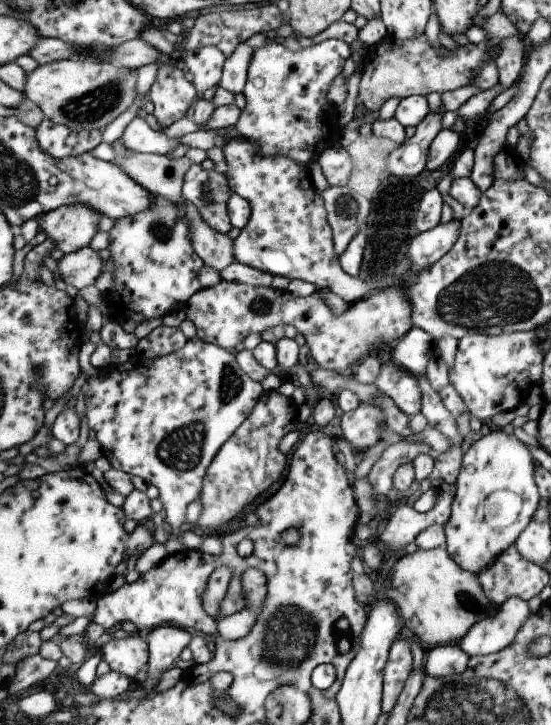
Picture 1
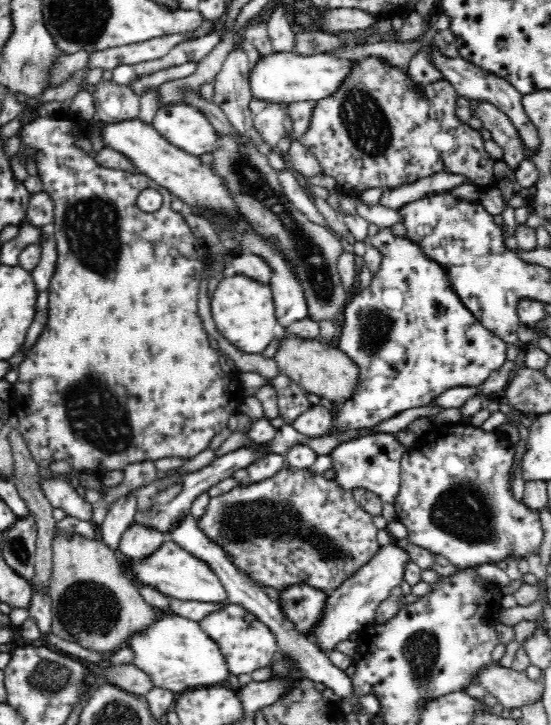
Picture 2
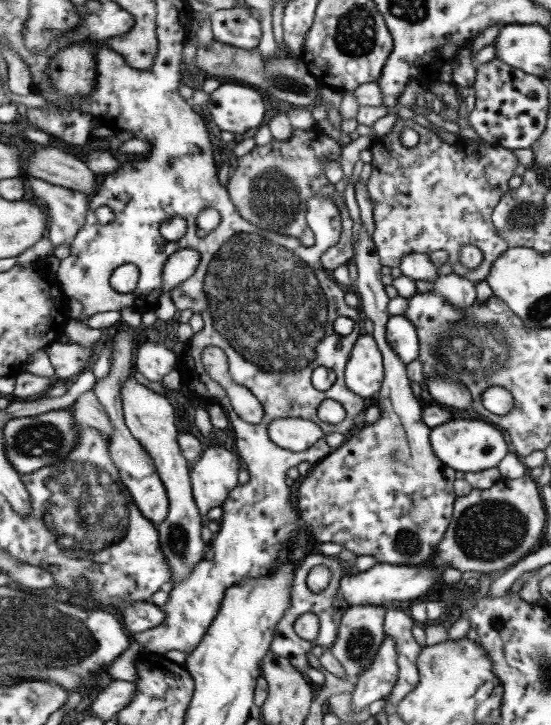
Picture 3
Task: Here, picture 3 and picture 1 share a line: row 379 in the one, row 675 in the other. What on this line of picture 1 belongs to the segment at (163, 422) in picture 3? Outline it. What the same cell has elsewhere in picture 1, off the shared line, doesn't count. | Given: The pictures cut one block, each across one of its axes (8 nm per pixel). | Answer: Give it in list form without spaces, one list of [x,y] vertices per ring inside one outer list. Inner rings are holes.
[[[139,634],[121,640],[109,640],[101,646],[101,656],[113,672],[121,672],[135,680],[135,676],[145,670],[151,660],[151,642],[147,636]]]

